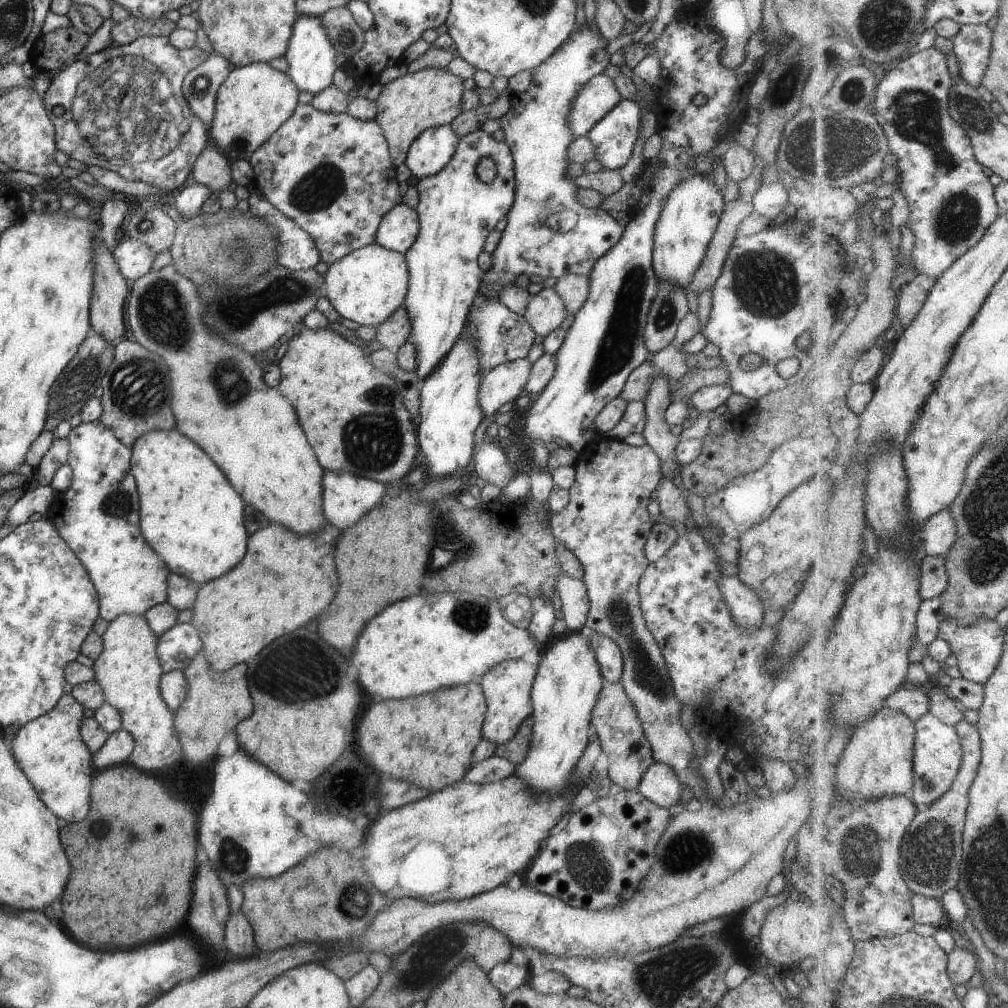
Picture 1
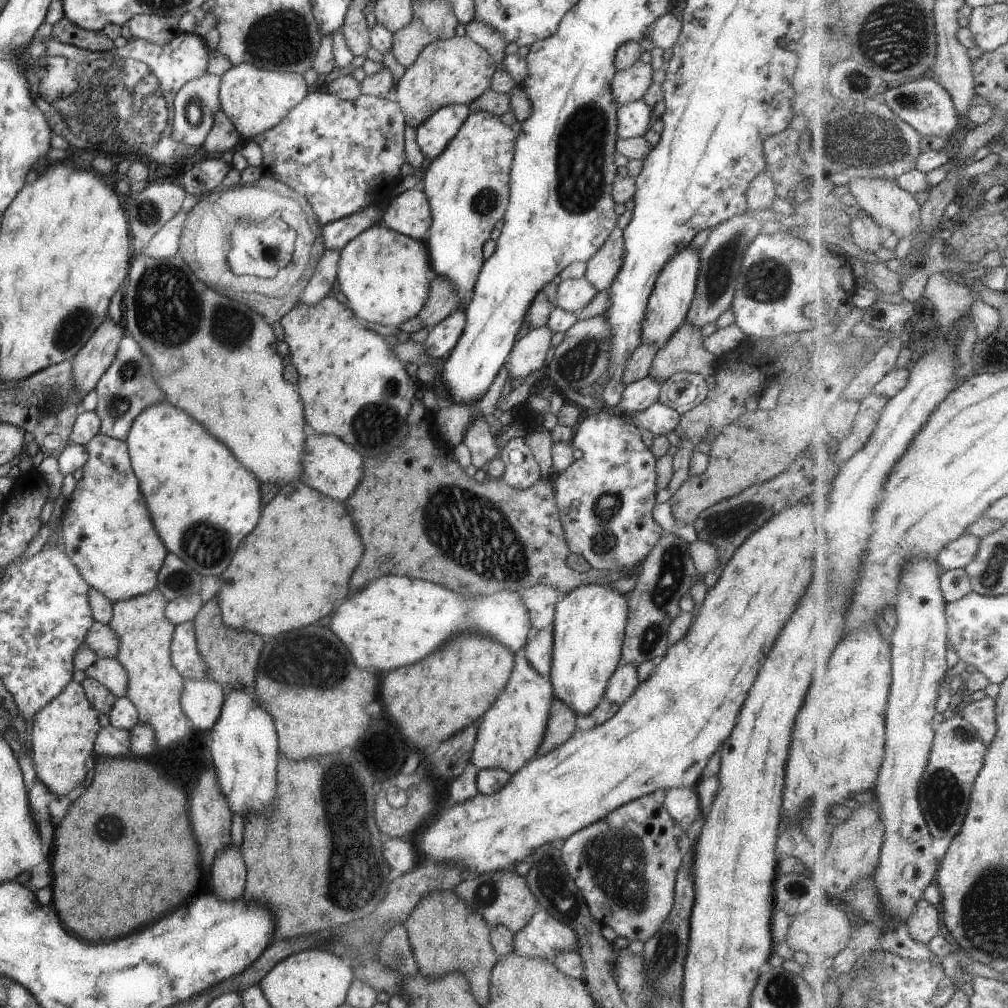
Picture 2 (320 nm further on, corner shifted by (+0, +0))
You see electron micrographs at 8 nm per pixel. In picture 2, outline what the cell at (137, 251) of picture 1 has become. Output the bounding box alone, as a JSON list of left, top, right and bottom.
[139,209,186,259]

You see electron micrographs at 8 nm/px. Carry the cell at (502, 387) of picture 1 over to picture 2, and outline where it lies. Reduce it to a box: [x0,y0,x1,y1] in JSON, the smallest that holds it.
[505,326,552,385]

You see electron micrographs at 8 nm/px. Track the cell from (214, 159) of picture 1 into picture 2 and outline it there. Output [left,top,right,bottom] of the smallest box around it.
[203,108,242,156]

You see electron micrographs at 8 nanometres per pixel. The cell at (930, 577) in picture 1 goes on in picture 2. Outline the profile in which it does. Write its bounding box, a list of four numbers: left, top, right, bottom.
[937,533,982,570]

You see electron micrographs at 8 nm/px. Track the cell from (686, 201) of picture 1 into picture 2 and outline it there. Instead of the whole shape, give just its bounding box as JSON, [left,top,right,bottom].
[640,244,700,350]

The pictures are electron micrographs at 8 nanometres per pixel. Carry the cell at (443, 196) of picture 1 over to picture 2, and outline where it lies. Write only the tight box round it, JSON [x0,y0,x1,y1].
[422,113,516,308]

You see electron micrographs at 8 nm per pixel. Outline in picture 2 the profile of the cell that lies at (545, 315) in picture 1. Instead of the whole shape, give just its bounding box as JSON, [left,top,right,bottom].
[556,276,597,312]

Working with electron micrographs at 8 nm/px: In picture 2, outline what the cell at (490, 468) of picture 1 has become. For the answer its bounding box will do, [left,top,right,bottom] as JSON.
[499,437,540,489]

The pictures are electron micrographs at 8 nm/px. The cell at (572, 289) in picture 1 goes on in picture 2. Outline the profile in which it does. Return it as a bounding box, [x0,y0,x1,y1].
[584,228,622,291]

